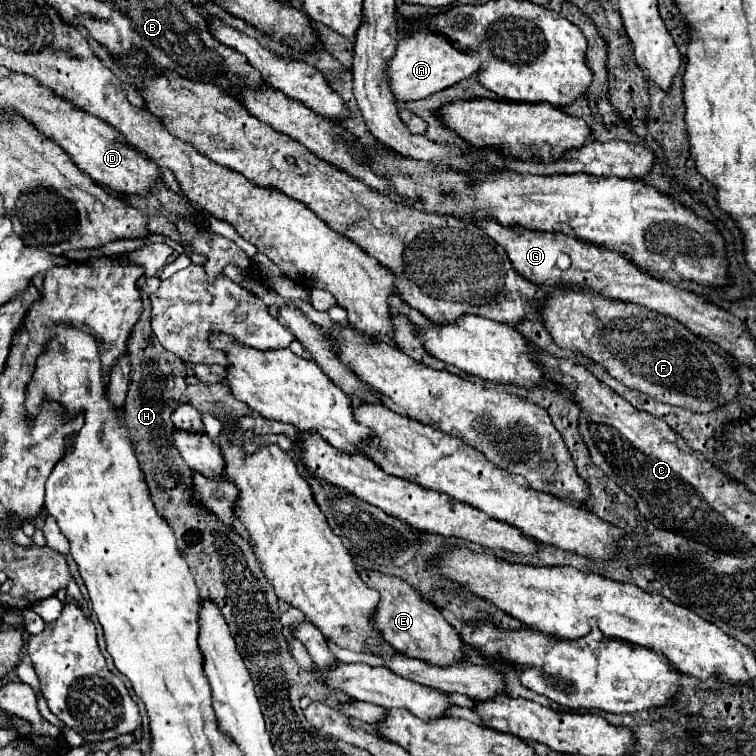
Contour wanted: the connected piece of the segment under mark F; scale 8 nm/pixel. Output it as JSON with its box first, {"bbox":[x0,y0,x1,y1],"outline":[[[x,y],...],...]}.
{"bbox":[538,288,740,414],"outline":[[[566,288],[564,294],[562,290],[550,292],[538,314],[558,346],[586,354],[604,366],[618,382],[666,404],[708,414],[716,404],[722,406],[730,402],[740,386],[740,378],[730,368],[730,362],[720,356],[710,342],[678,320],[644,306],[604,298],[592,290],[578,292]]]}

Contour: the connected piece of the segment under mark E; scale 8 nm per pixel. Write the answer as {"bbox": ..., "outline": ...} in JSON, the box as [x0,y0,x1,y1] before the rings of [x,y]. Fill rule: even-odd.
{"bbox":[360,570,464,666],"outline":[[[364,570],[360,572],[360,576],[368,584],[368,588],[380,592],[380,602],[374,610],[372,620],[382,634],[382,640],[410,658],[418,658],[436,666],[450,666],[464,658],[464,642],[460,640],[460,634],[408,582],[376,570]]]}

